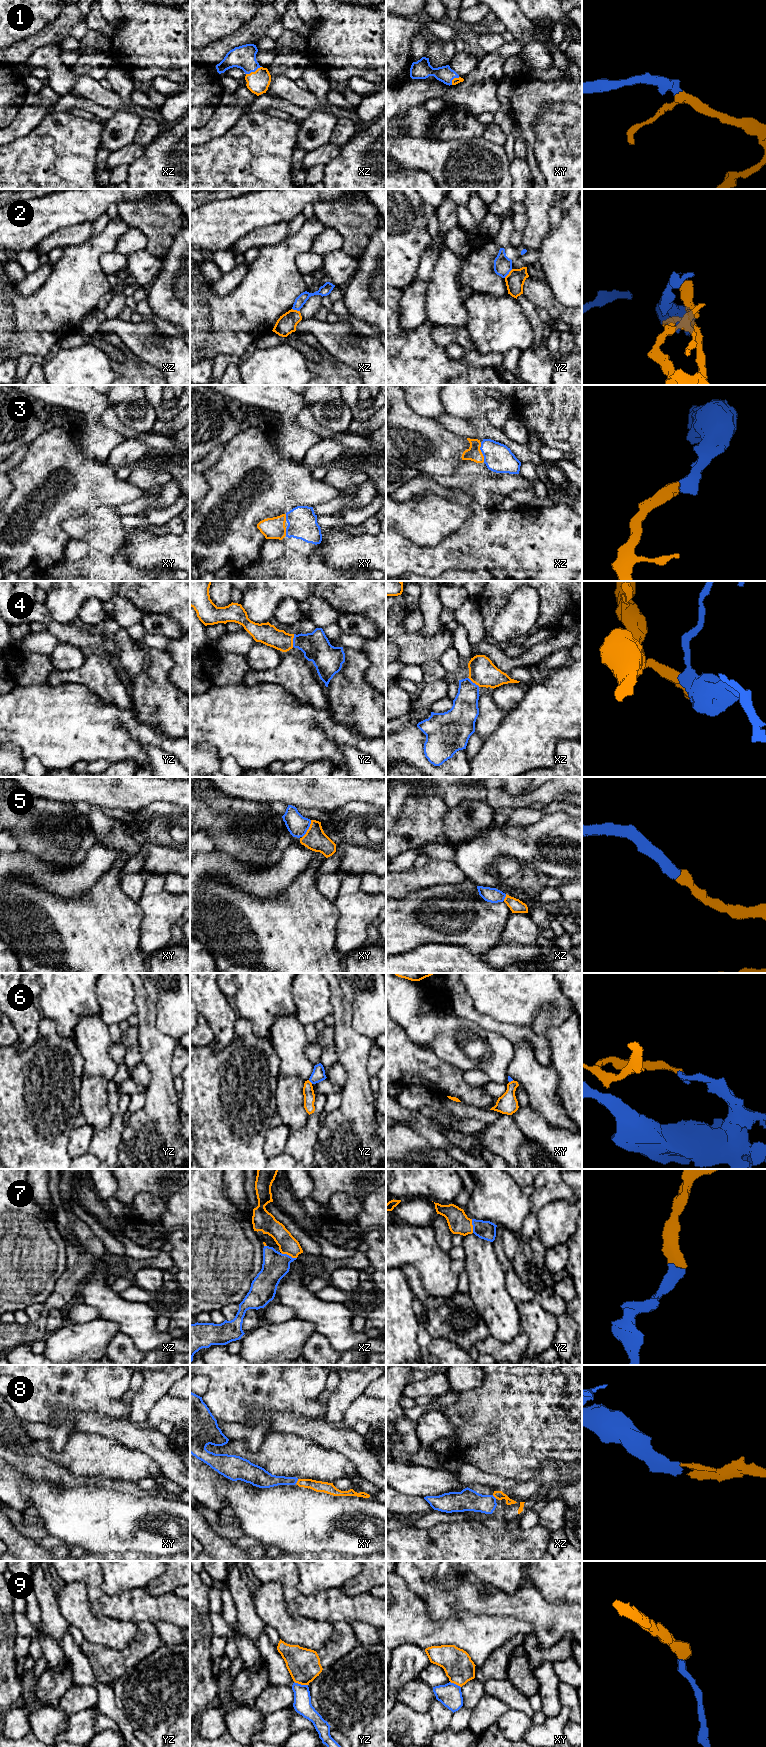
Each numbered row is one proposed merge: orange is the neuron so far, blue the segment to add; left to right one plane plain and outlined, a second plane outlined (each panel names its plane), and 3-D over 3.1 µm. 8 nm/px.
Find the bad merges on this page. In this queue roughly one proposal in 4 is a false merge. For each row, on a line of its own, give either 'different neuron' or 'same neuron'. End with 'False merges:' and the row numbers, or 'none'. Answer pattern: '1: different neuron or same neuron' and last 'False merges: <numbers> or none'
1: same neuron
2: different neuron
3: same neuron
4: same neuron
5: same neuron
6: different neuron
7: same neuron
8: same neuron
9: different neuron
False merges: 2, 6, 9

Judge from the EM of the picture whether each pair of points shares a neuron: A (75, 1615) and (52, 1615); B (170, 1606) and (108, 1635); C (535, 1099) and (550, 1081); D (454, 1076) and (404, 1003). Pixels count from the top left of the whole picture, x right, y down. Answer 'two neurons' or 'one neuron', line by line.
A: two neurons
B: two neurons
C: one neuron
D: two neurons

